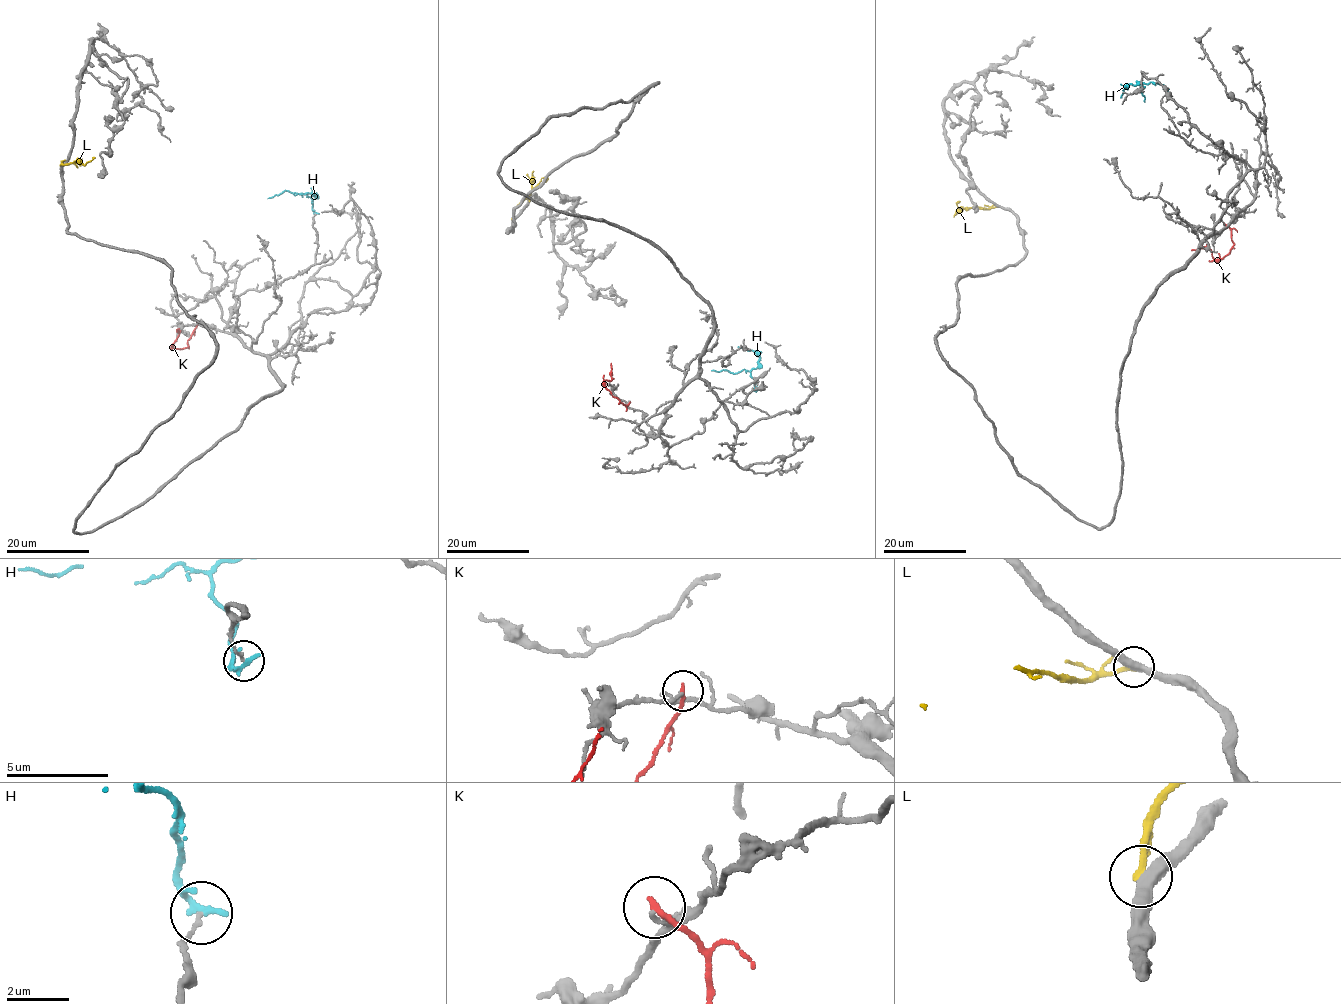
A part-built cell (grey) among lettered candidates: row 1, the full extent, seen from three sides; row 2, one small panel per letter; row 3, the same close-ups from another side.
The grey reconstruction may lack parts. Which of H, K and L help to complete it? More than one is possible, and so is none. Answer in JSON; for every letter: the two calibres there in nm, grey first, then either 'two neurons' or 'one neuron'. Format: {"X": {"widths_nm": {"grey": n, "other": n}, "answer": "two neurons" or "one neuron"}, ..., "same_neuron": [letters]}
{"H": {"widths_nm": {"grey": 110, "other": 190}, "answer": "two neurons"}, "K": {"widths_nm": {"grey": 90, "other": 200}, "answer": "two neurons"}, "L": {"widths_nm": {"grey": 380, "other": 200}, "answer": "two neurons"}, "same_neuron": []}

